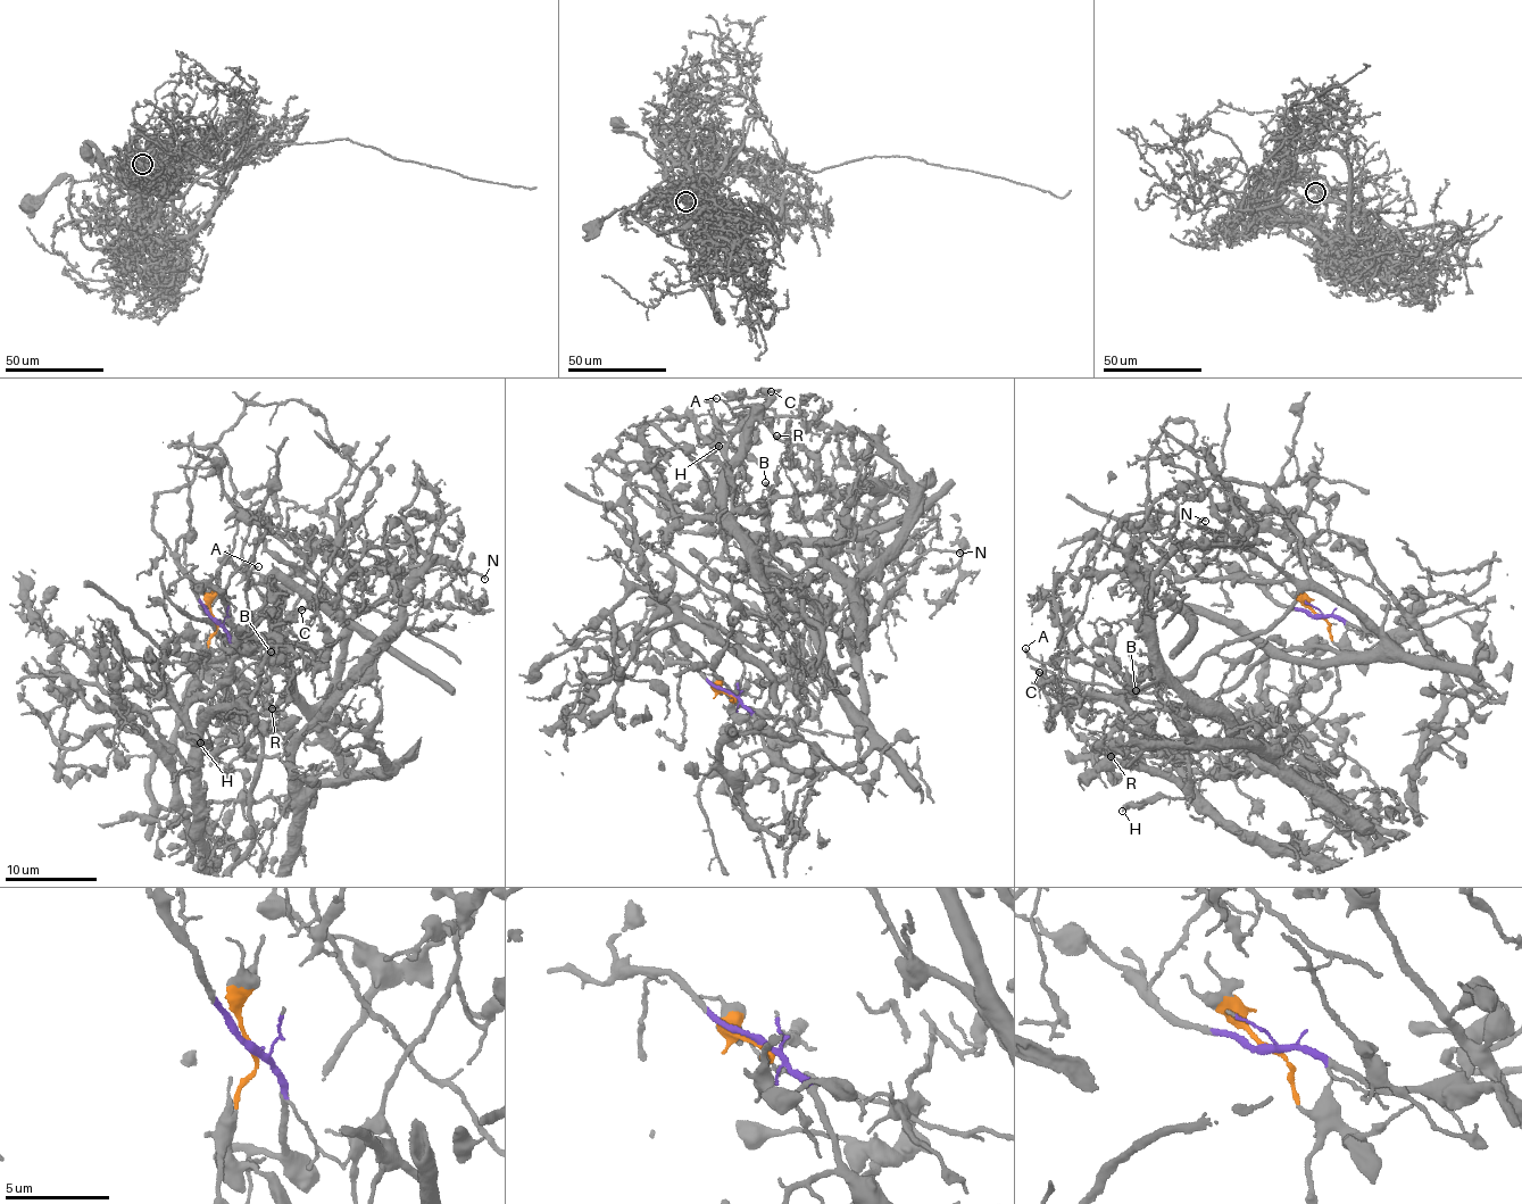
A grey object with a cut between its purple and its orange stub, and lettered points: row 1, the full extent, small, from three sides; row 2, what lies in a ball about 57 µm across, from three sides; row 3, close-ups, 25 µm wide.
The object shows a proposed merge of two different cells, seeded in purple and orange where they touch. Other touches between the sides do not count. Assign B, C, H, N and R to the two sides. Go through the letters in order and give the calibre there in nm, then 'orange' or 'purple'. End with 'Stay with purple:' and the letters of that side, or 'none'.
B: 240 nm thick; orange
C: 240 nm thick; orange
H: 200 nm thick; orange
N: 180 nm thick; purple
R: 130 nm thick; orange
Stay with purple: N

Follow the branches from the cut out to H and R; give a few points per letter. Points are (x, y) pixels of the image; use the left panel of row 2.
H: (215, 621), (199, 689), (146, 710), (133, 723), (174, 786), (161, 831), (194, 808), (210, 741), (200, 742)
R: (215, 621), (199, 689), (121, 714), (123, 663), (183, 710), (244, 629), (293, 671), (271, 708)

